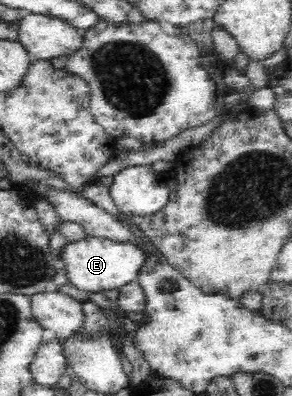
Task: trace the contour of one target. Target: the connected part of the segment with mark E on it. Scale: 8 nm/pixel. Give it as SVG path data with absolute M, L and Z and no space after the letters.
M89 237L81 242L67 243L63 247L60 259L67 266L68 282L79 290L102 292L115 289L137 281L145 263L149 261L149 252L141 243L132 239L108 239L108 237Z

